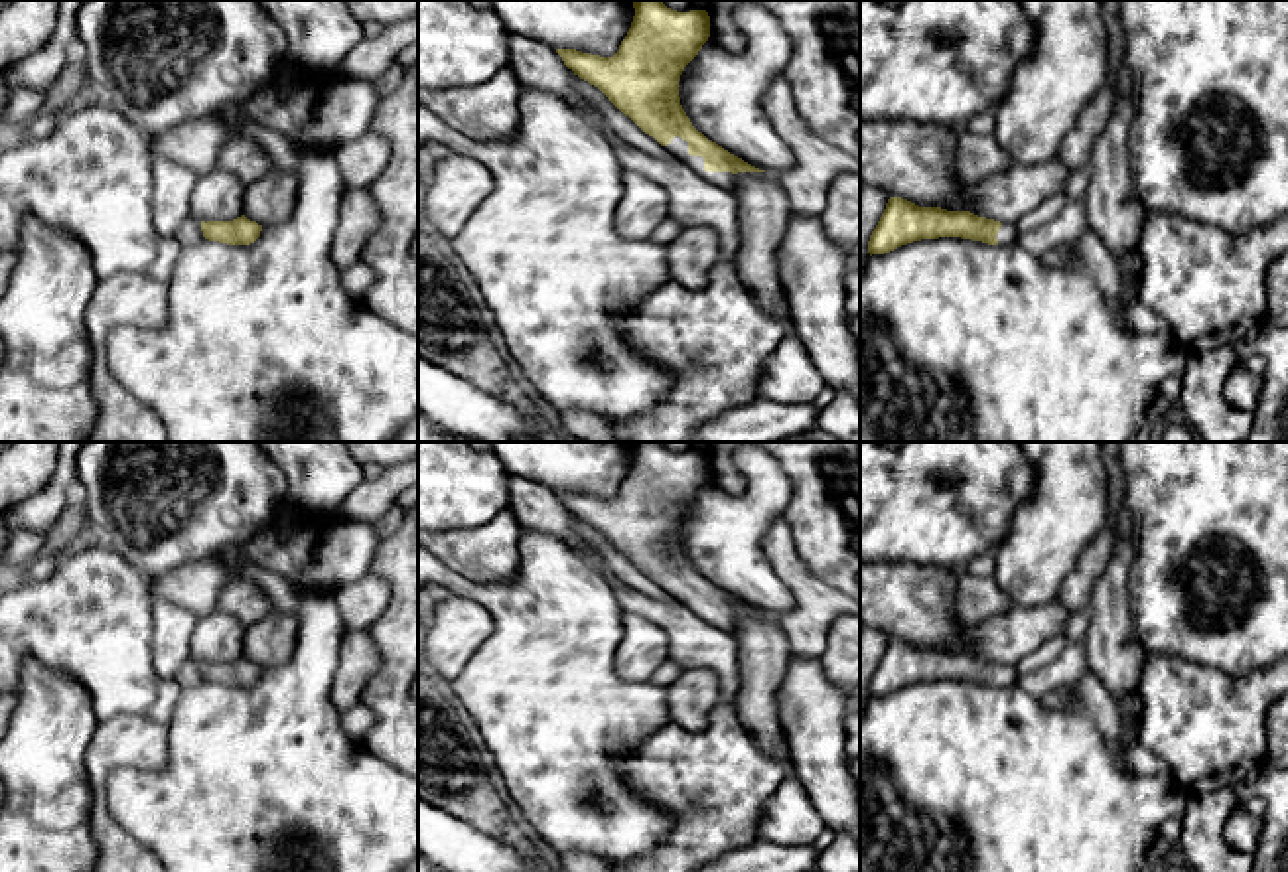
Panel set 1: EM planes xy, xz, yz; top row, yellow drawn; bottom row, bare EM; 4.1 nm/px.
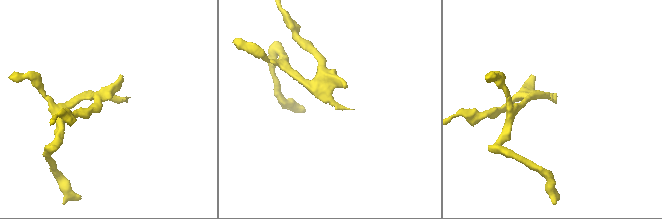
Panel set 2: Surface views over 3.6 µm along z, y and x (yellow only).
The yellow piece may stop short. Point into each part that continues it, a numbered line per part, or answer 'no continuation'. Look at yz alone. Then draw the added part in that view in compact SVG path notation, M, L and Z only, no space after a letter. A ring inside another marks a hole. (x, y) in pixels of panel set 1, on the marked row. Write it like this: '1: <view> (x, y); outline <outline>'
1: yz (1006, 235); outline M1002 223L996 239L998 239L998 245L1014 245L1018 239L1018 231L1014 223Z

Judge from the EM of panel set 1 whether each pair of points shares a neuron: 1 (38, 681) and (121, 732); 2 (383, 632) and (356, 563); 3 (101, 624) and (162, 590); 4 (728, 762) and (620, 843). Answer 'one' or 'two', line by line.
1: two
2: two
3: two
4: two

